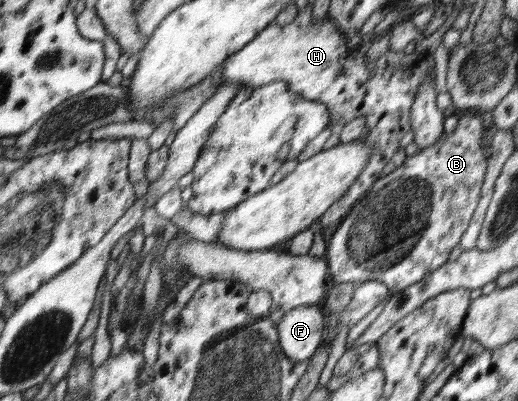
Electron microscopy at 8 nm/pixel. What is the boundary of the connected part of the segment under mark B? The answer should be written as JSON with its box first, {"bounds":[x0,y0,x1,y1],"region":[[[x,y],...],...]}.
{"bounds":[324,110,488,293],"region":[[[466,110],[459,113],[459,121],[456,129],[452,133],[445,133],[443,131],[440,140],[436,141],[436,144],[416,151],[414,155],[407,157],[404,163],[396,168],[393,172],[389,173],[372,185],[372,188],[366,192],[366,195],[359,201],[354,203],[354,207],[351,212],[344,217],[344,220],[338,225],[338,230],[334,232],[334,236],[330,238],[328,242],[327,251],[324,258],[328,264],[328,276],[331,282],[346,283],[346,282],[361,282],[367,280],[381,280],[384,284],[387,284],[390,292],[397,293],[404,290],[407,286],[422,280],[424,276],[430,274],[432,271],[436,271],[440,266],[447,264],[449,261],[450,252],[454,247],[458,246],[461,237],[468,229],[468,226],[474,216],[476,208],[478,208],[478,202],[480,202],[480,192],[482,192],[482,185],[484,185],[485,172],[488,166],[487,156],[483,153],[483,149],[480,148],[480,138],[484,136],[484,129],[482,127],[482,112],[476,110]]]}

